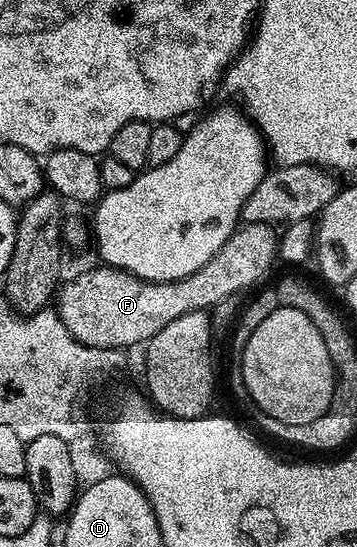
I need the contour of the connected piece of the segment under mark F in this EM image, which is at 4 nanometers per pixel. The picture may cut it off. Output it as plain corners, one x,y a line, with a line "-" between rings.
243,224
235,229
234,234
192,275
188,275
179,281
145,281
136,275
127,273
124,269
111,269
109,267
97,267
74,277
70,282
63,284
56,293
56,312
63,321
67,331
82,345
96,348
118,348
129,350
130,345
145,346
159,331
168,327
172,319
180,319
180,315
188,315
192,311
201,309
209,311
213,309
220,299
241,294
241,289
249,285
257,286
262,276
273,267
278,257
279,234
273,225

